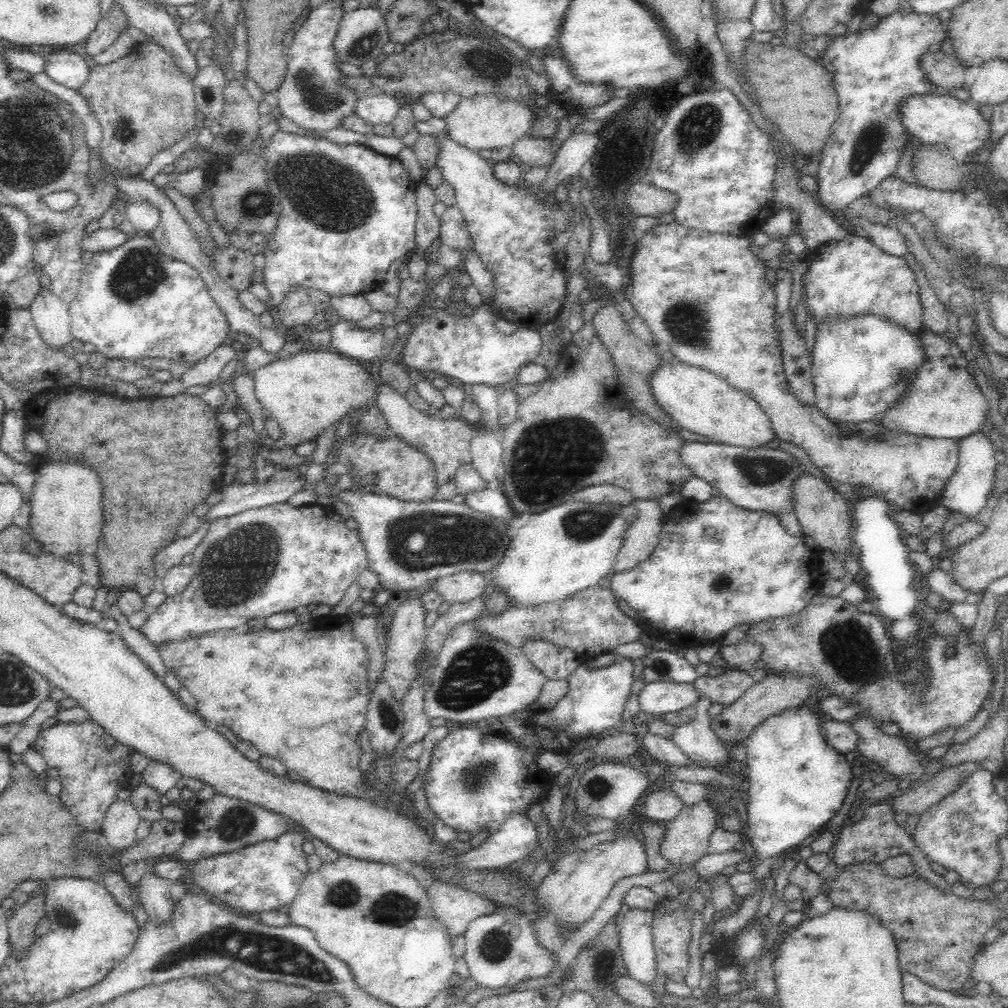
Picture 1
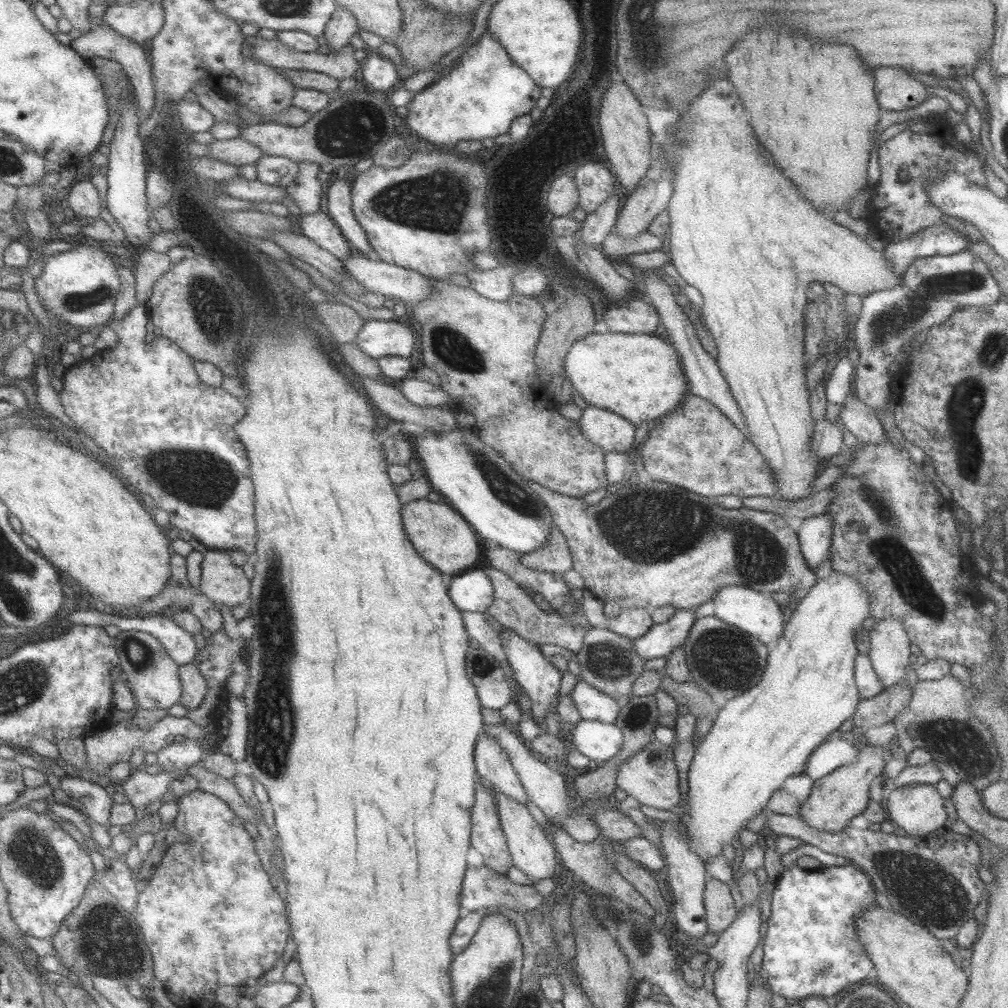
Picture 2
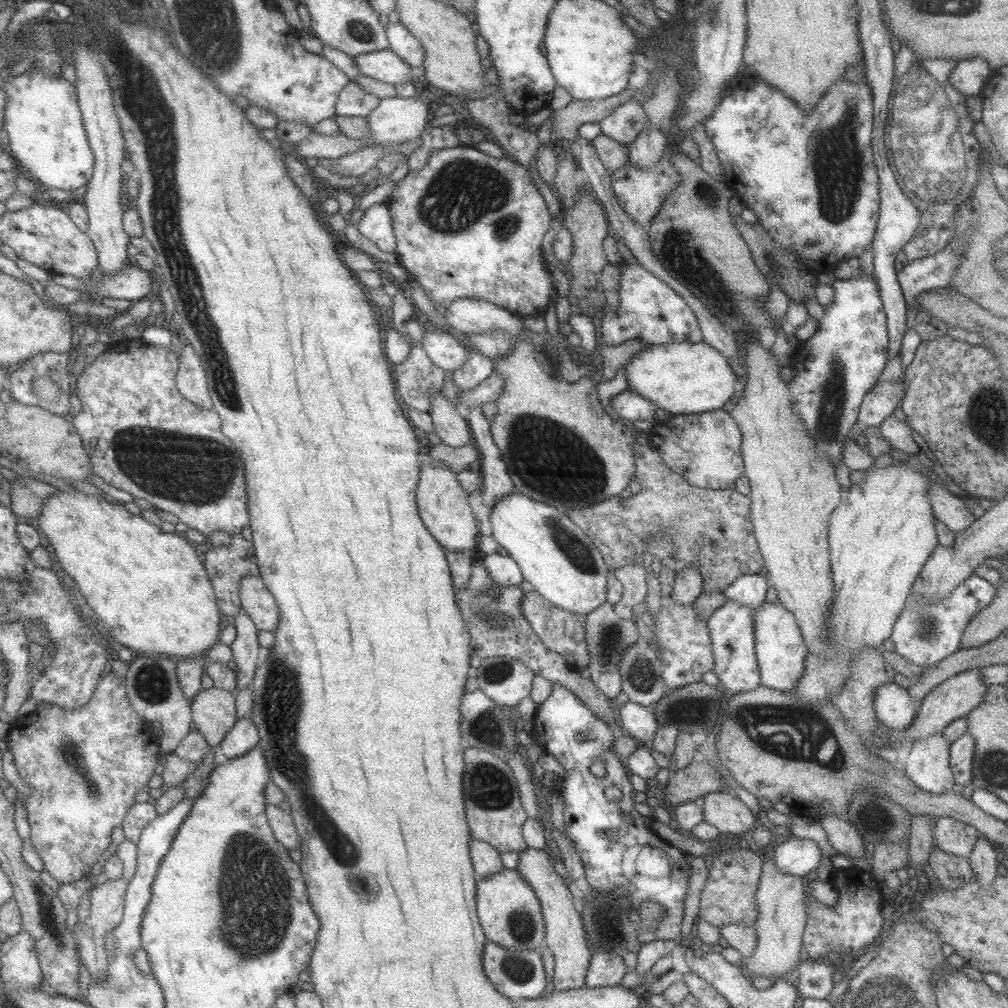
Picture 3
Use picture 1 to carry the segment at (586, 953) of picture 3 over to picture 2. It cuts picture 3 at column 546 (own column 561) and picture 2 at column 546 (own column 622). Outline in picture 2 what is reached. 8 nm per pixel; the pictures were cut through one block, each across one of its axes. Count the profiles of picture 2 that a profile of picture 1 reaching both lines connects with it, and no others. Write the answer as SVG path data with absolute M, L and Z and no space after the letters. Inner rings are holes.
M495 788L492 792L496 796L496 803L500 811L501 823L504 826L504 834L508 838L508 845L515 861L515 867L525 874L531 881L539 882L555 874L559 866L559 856L554 842L549 840L547 834L543 834L543 828L539 822L533 818L529 808L522 802L511 798Z

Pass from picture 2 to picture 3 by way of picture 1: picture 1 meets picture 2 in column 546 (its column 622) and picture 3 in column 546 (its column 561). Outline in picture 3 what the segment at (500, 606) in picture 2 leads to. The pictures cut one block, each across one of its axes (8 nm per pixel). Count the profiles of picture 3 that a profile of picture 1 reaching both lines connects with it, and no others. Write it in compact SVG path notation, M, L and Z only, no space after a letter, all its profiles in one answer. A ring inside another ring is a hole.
M535 590L524 594L521 608L523 616L531 623L531 627L551 650L565 655L578 672L588 666L590 658L587 642L585 642L585 614L575 614L575 612L569 612L565 608L559 608Z

